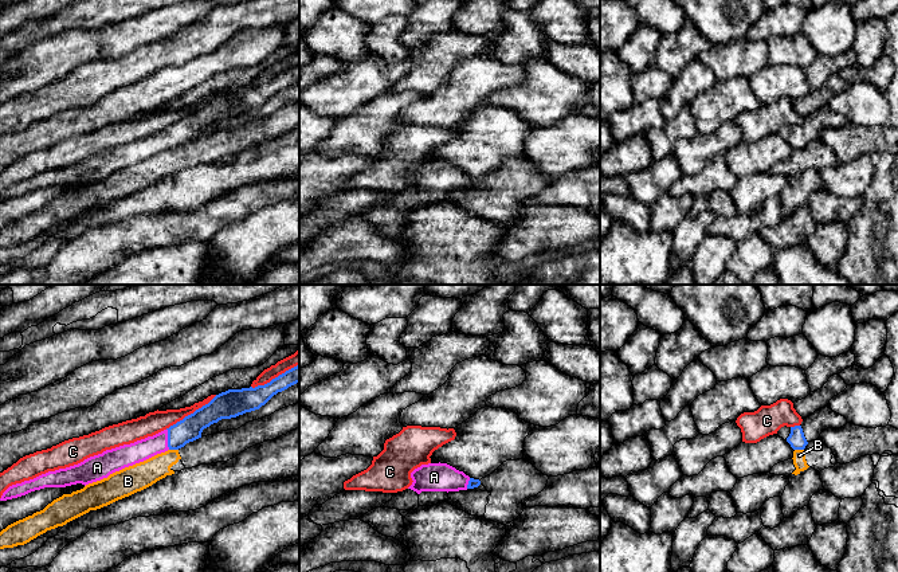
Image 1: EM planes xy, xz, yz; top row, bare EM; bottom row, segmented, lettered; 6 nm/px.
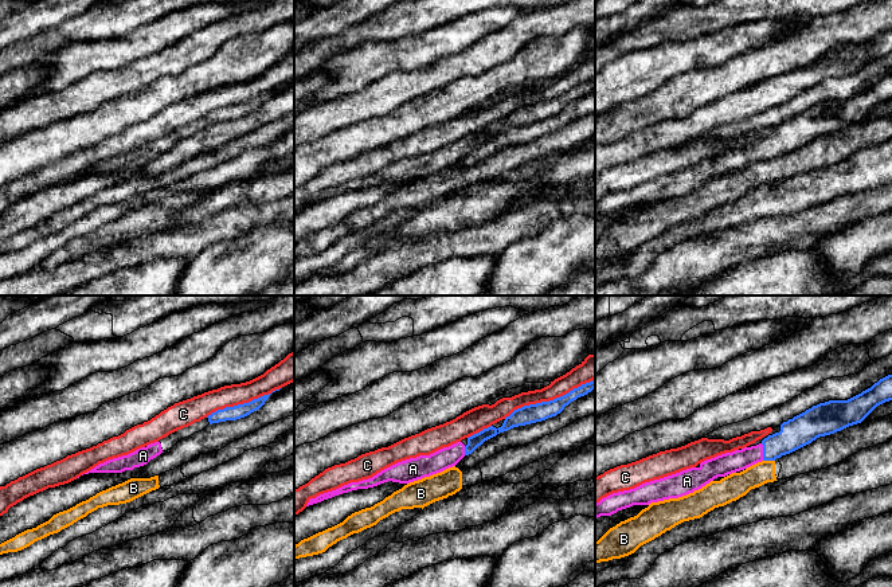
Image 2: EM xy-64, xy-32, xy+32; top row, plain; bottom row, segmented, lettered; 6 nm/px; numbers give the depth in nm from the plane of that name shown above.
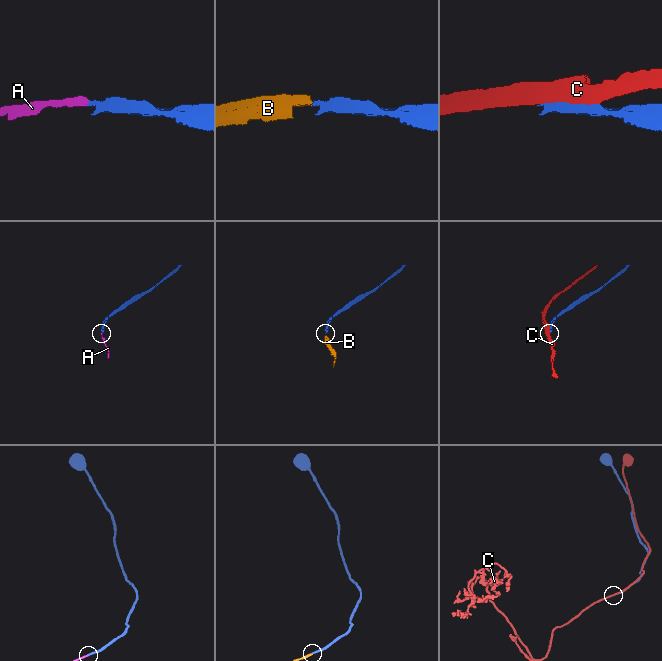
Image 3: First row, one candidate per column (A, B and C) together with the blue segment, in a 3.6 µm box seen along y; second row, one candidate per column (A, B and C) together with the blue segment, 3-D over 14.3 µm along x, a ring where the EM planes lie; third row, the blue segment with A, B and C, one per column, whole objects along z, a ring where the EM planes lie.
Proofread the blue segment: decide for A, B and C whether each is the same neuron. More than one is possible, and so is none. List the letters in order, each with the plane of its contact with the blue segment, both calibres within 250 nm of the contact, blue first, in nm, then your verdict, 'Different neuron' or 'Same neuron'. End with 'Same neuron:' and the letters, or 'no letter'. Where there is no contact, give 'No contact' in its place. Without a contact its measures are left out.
A: Touches blue in xy. Thickness 150 nm (blue) against 130 nm. Same neuron
B: Touches blue in xy. Thickness 150 nm (blue) against 160 nm. Different neuron
C: Touches blue in xy. Thickness 160 nm (blue) against 140 nm. Different neuron
Same neuron: A

